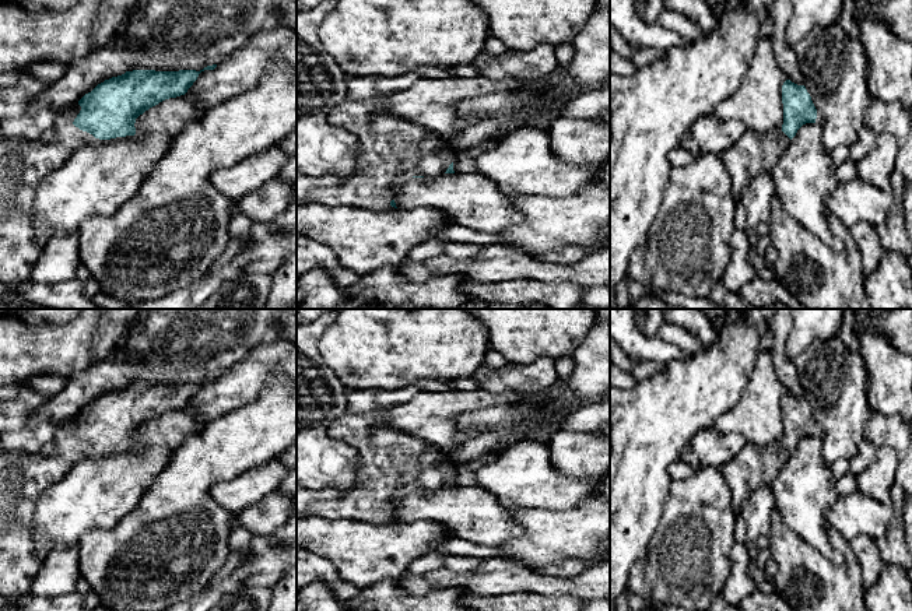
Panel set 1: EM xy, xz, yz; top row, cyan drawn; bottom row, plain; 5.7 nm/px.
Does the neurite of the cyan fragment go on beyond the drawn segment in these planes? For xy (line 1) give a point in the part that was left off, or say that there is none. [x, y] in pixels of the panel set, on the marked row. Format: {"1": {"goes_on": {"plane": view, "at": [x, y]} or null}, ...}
{"1": {"goes_on": {"plane": "xy", "at": [23, 164]}}}

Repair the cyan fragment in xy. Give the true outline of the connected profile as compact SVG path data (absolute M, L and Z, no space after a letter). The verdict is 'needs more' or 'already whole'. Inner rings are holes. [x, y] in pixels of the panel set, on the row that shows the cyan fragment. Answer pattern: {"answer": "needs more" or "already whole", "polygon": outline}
{"answer": "needs more", "polygon": "M213 64L213 66L207 66L207 67L204 67L204 69L203 69L203 70L200 70L200 71L196 71L196 70L179 70L179 71L155 71L155 70L133 70L133 71L126 71L126 73L124 73L124 74L122 74L122 76L117 76L117 77L112 77L112 78L109 78L109 80L105 80L105 81L104 81L104 82L101 82L101 84L98 84L98 85L97 85L97 87L95 87L95 88L94 88L94 89L92 89L92 91L91 91L91 92L88 92L88 94L85 94L85 95L84 95L84 96L83 96L83 98L81 98L81 99L80 99L80 101L78 101L78 105L80 105L80 106L81 106L81 110L80 110L80 113L78 113L78 115L77 115L77 117L76 117L76 119L74 119L74 122L73 122L73 123L71 123L71 124L70 124L70 123L66 123L66 122L60 122L60 123L59 123L59 124L57 124L57 126L55 126L55 127L53 127L53 129L50 129L50 130L48 130L48 131L45 131L45 133L43 133L43 134L42 134L42 136L39 136L39 137L38 137L38 138L36 138L36 140L34 140L34 141L27 141L27 140L22 140L22 138L11 138L11 140L1 140L1 138L0 138L0 282L1 282L1 284L4 284L4 285L11 285L11 284L15 284L15 282L22 282L22 281L25 281L25 280L28 280L28 278L29 278L29 277L31 277L31 274L32 274L32 270L34 270L34 267L35 267L35 264L36 264L36 261L38 261L38 259L39 259L39 256L41 256L41 253L42 253L42 250L43 250L43 247L45 247L45 245L46 245L46 242L48 242L48 240L49 240L49 239L50 239L50 236L52 236L52 235L53 235L53 232L52 232L52 229L49 229L49 228L36 228L36 227L35 227L35 224L34 224L34 206L35 206L35 196L36 196L36 187L38 187L38 185L39 185L39 182L41 182L41 180L42 180L42 179L43 179L43 178L46 178L46 176L48 176L48 175L49 175L49 173L50 173L50 172L53 172L53 171L56 171L56 169L59 169L59 168L60 168L60 166L62 166L62 165L63 165L63 164L64 164L64 162L66 162L66 161L67 161L67 159L69 159L69 158L70 158L70 155L71 155L71 154L73 154L73 152L74 152L74 151L76 151L76 150L77 150L77 148L80 148L80 147L81 147L81 145L84 145L84 144L87 144L87 143L90 143L90 141L92 141L92 140L95 140L95 138L99 138L99 140L111 140L111 138L116 138L116 137L126 137L126 136L134 136L134 134L136 134L136 127L134 127L134 123L136 123L136 119L137 119L137 117L138 117L138 116L140 116L140 115L143 115L143 113L144 113L144 112L145 112L145 110L148 110L148 109L150 109L150 108L152 108L152 106L155 106L155 105L158 105L158 103L159 103L159 102L162 102L162 101L165 101L165 99L169 99L169 98L176 98L176 96L180 96L180 95L185 95L185 94L186 94L186 92L187 92L187 89L189 89L189 88L190 88L190 87L192 87L192 85L193 85L193 82L194 82L194 81L196 81L196 80L197 80L197 77L199 77L199 74L200 74L200 73L201 73L201 71L204 71L204 70L214 70L214 69L215 69L215 67L217 67L217 64Z"}

